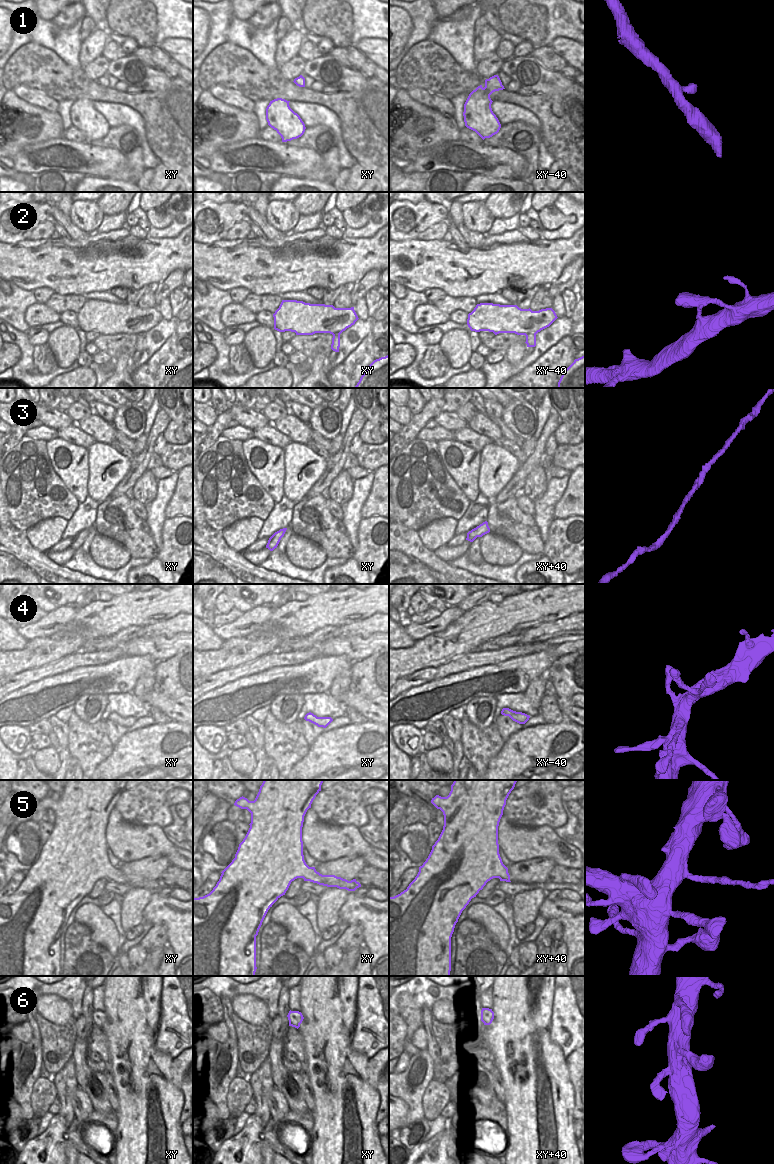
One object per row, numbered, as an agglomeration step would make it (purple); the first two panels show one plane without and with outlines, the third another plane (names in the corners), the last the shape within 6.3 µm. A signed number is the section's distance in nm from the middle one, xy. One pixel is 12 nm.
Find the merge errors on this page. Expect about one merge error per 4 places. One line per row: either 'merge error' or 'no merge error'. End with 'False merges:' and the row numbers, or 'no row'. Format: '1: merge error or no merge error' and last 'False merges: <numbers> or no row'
1: no merge error
2: no merge error
3: no merge error
4: no merge error
5: merge error
6: no merge error
False merges: 5

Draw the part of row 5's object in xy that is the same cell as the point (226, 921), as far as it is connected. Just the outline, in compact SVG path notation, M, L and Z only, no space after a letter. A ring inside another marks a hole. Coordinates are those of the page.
M264 780L260 786L259 792L254 801L249 801L245 797L240 797L234 803L241 809L247 809L251 813L250 828L239 844L235 858L221 872L219 881L213 890L199 898L193 898L193 976L255 976L256 972L256 936L262 922L272 905L283 895L285 895L292 881L297 878L303 878L304 873L315 871L315 867L309 867L303 855L302 827L304 816L316 795L321 791L321 785L324 780Z

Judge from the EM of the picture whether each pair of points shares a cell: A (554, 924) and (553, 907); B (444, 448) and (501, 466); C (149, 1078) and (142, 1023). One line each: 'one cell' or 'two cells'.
A: two cells
B: two cells
C: one cell

